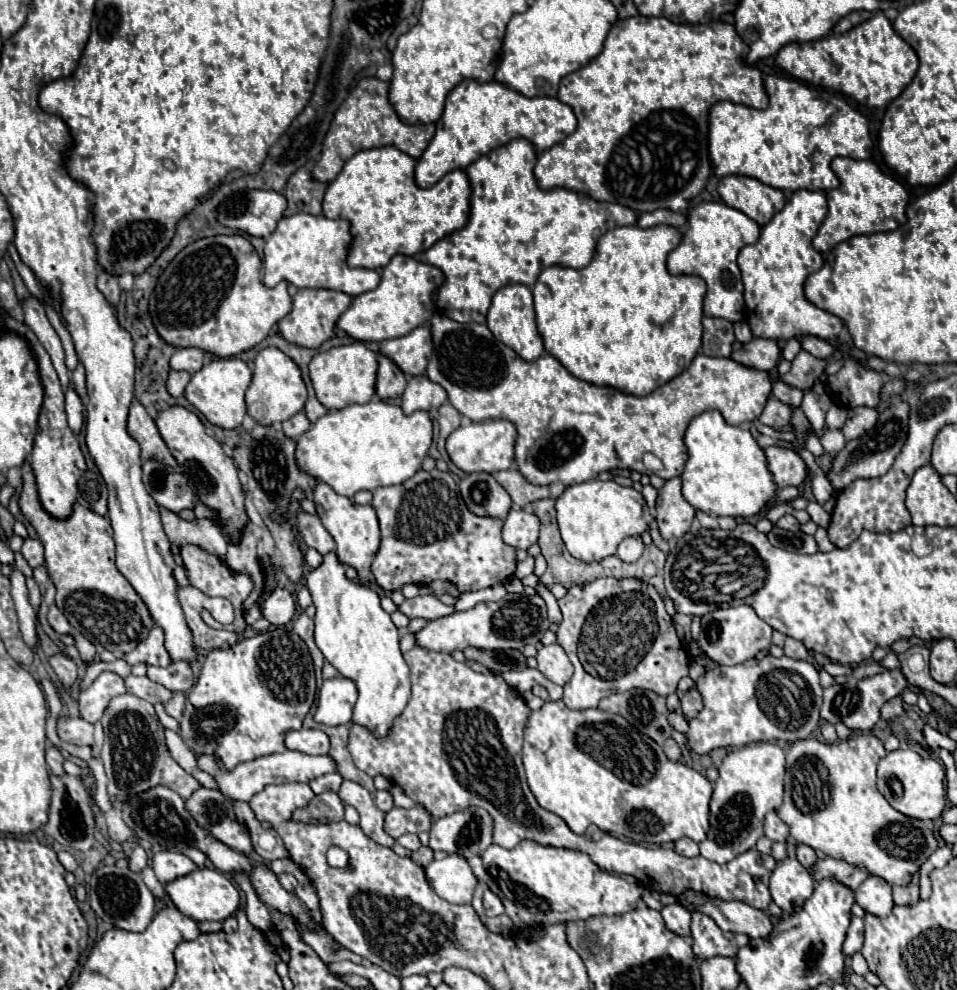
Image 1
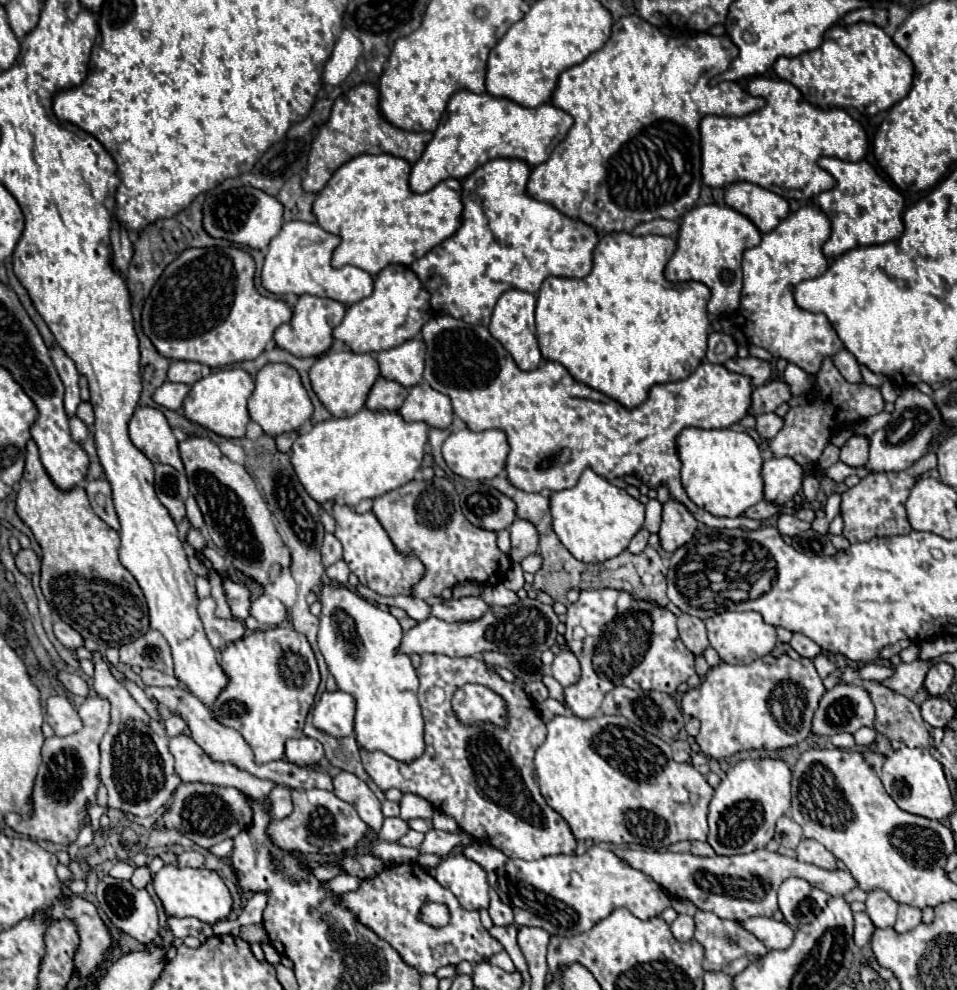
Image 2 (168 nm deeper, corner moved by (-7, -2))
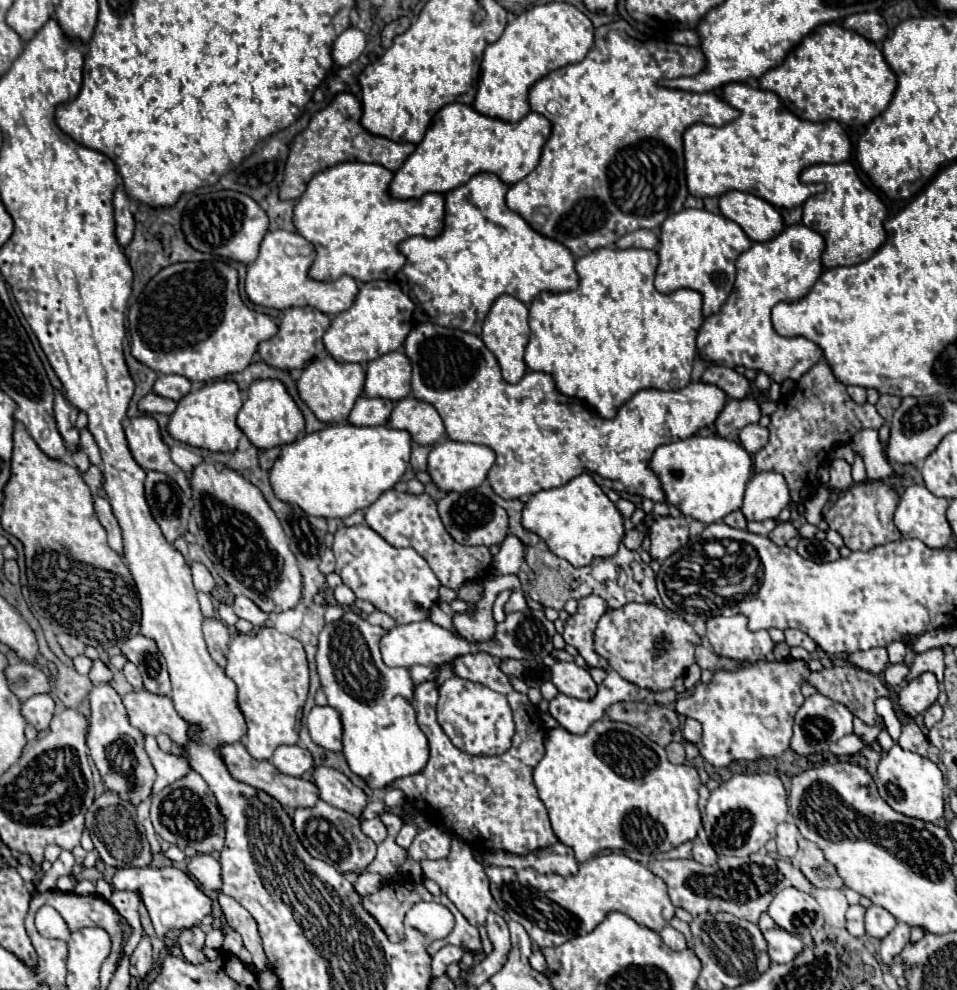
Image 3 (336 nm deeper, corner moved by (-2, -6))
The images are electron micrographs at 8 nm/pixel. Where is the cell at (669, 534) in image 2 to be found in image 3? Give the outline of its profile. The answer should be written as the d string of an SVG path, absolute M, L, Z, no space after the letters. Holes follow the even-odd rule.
M667 515L657 517L651 527L651 557L655 561L663 561L673 555L679 547L687 543L689 537L689 521L683 515Z

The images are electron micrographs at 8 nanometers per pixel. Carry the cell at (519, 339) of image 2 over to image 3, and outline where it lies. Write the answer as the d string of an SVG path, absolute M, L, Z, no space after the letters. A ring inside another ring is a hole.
M501 295L487 319L485 319L485 325L483 325L483 343L487 345L487 349L497 357L499 365L501 365L501 371L503 371L503 379L509 381L509 383L517 383L525 373L527 373L527 365L525 365L525 359L523 359L523 353L525 353L525 345L529 341L529 325L527 325L527 305L511 295Z

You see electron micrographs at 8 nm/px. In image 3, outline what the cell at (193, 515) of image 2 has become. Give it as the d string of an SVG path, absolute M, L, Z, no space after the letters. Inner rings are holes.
M139 415L129 419L125 423L125 435L133 459L145 471L153 469L153 471L167 473L169 477L175 477L175 481L185 493L189 493L187 475L179 465L173 463L171 451L161 437L157 421L151 415Z

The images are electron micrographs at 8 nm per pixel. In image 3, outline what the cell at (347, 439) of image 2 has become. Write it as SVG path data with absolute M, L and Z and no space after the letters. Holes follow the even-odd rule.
M351 423L329 425L321 431L297 437L293 443L283 445L279 459L271 467L271 485L279 499L287 503L297 503L305 513L315 517L349 517L357 509L367 509L377 501L381 493L391 489L401 481L411 457L411 435L407 431L393 429L389 425L377 427L357 427Z

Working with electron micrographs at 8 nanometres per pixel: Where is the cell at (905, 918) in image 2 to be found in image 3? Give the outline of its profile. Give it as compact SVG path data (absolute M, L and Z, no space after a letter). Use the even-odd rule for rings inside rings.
M897 923L895 929L881 941L879 955L881 955L881 959L887 965L891 965L893 963L893 957L897 957L901 953L901 949L905 947L905 943L909 941L909 935L911 935L911 927L909 925L903 925L903 923Z

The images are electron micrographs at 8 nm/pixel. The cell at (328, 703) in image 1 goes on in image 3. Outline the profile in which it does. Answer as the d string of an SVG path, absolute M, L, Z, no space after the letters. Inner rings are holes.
M315 705L307 717L307 727L311 739L329 749L329 751L341 751L343 749L343 725L339 721L337 709L331 709L329 705Z

